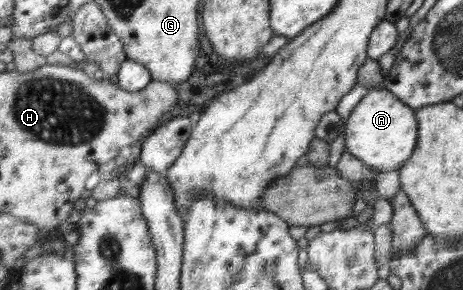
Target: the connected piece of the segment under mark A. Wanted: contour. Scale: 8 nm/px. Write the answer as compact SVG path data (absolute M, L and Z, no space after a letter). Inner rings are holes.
M373 88L351 111L345 134L345 146L355 158L379 171L393 172L410 159L418 146L417 112L386 88Z

